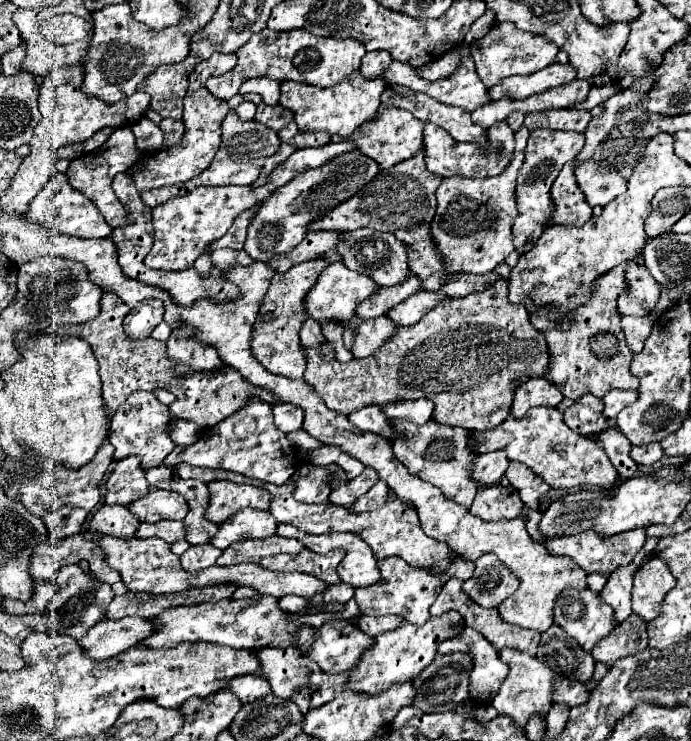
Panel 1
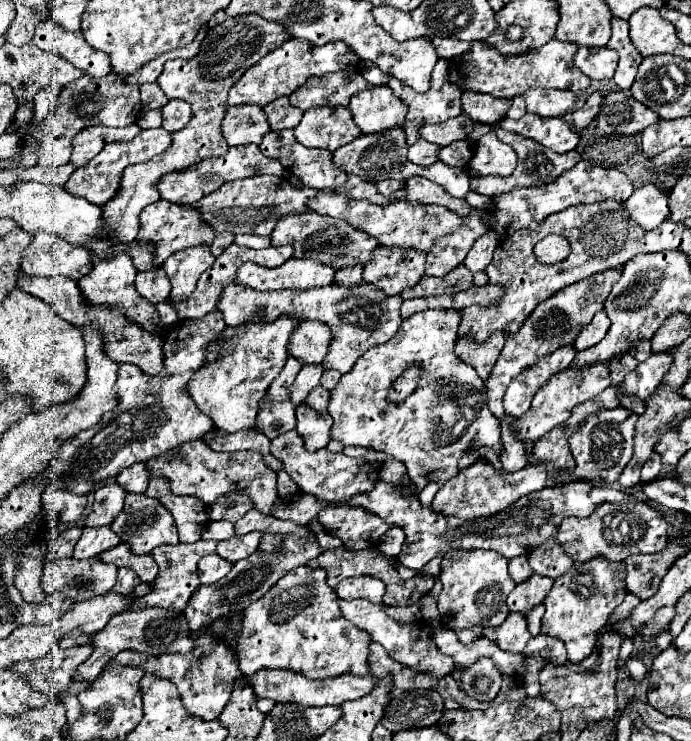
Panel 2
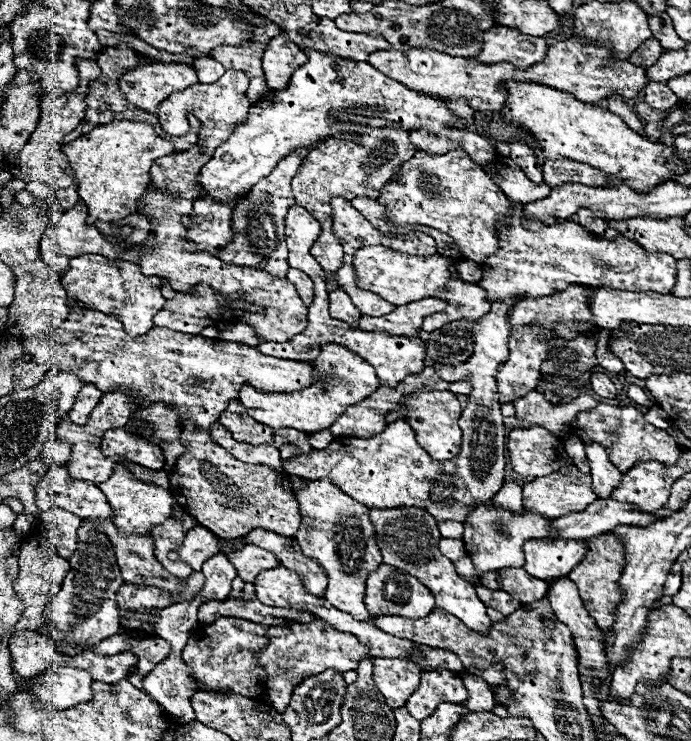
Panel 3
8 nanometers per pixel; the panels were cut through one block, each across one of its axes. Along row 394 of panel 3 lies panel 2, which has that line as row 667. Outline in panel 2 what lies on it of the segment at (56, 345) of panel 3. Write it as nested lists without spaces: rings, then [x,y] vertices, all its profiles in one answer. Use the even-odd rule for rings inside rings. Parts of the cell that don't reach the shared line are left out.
[[[200,636],[194,642],[194,652],[190,654],[160,654],[160,656],[136,656],[144,658],[138,666],[148,672],[162,678],[172,680],[178,686],[182,704],[188,708],[192,716],[198,716],[202,720],[216,720],[222,712],[222,708],[228,704],[232,694],[232,684],[242,676],[238,670],[238,660],[230,652],[230,648],[214,640],[212,636]]]

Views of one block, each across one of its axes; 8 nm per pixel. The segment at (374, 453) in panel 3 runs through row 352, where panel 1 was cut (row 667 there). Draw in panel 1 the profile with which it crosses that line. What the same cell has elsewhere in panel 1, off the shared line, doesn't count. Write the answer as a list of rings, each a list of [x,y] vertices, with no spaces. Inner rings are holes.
[[[462,628],[462,632],[454,638],[444,640],[442,644],[438,644],[438,654],[440,654],[440,646],[446,648],[446,654],[454,654],[454,652],[466,652],[472,656],[472,672],[470,672],[470,696],[476,704],[490,704],[492,698],[496,696],[502,680],[508,676],[508,668],[506,664],[502,664],[502,660],[498,660],[498,650],[484,638],[480,636],[474,628]]]

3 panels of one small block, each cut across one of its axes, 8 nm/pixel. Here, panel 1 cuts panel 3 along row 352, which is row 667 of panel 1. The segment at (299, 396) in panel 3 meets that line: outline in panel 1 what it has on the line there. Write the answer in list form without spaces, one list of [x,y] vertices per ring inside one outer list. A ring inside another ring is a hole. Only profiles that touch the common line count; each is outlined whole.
[[[330,616],[320,628],[314,628],[314,642],[304,652],[322,672],[338,674],[352,670],[362,654],[374,644],[374,638],[364,634],[358,624]]]

